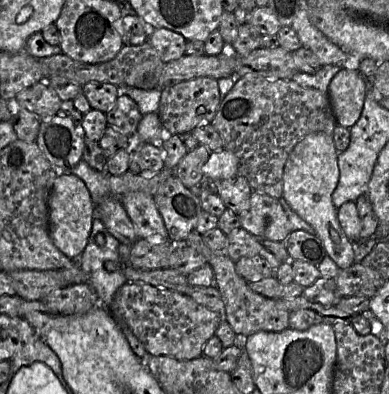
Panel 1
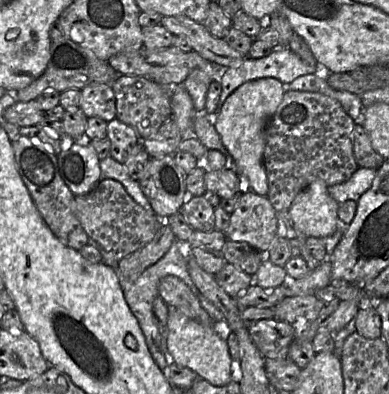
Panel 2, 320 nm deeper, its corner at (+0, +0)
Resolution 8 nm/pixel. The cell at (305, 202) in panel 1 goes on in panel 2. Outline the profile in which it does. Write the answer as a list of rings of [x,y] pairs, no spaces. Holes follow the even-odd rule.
[[[316,180],[296,196],[288,210],[295,231],[307,237],[323,238],[332,235],[341,226],[338,218],[340,204],[330,196],[328,188],[324,181]]]

